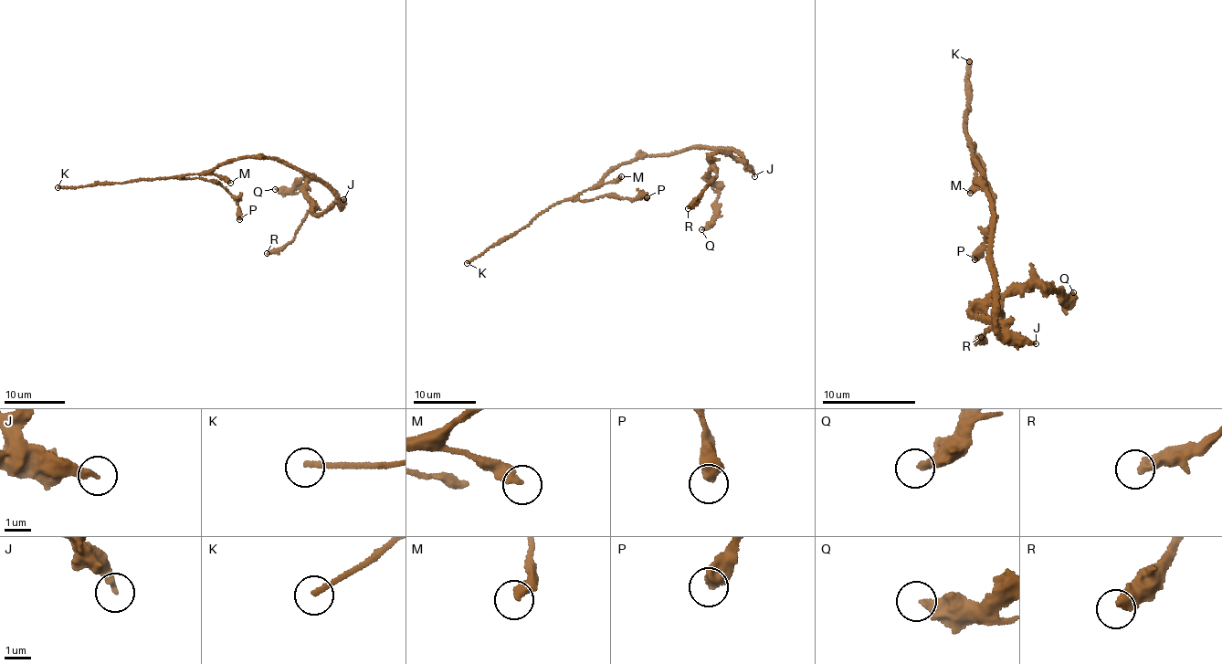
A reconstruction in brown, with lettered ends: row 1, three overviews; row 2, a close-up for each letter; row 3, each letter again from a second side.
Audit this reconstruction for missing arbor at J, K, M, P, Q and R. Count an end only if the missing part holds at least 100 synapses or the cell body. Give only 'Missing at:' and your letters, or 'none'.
Missing at: K

